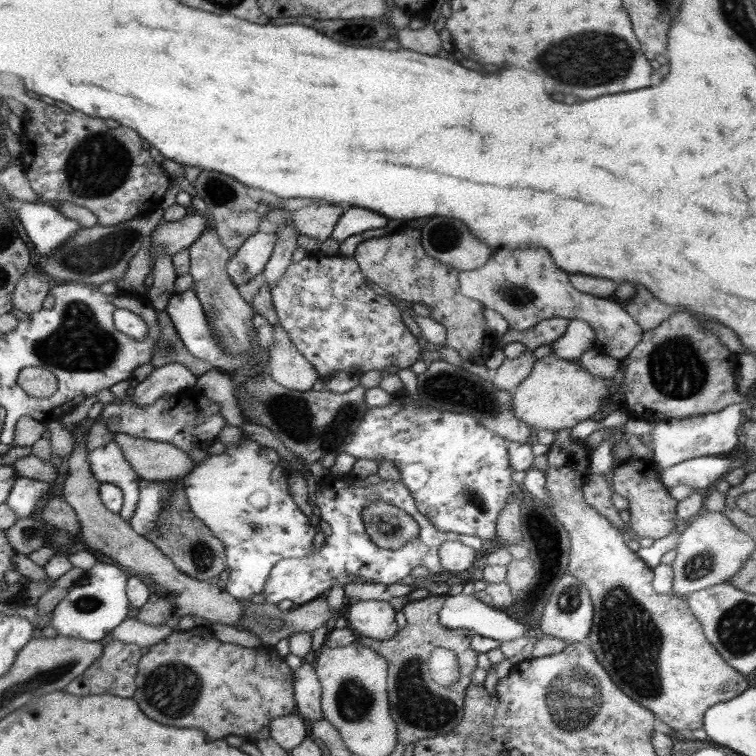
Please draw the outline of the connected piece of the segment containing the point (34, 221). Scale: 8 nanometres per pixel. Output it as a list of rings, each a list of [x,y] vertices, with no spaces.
[[[16,198],[12,200],[12,208],[30,242],[31,249],[36,256],[44,256],[57,250],[65,244],[80,229],[80,222],[64,216],[54,203],[49,202],[22,202]]]

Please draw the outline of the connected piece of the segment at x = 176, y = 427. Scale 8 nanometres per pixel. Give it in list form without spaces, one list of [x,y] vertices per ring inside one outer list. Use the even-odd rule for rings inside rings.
[[[188,391],[176,393],[168,398],[160,397],[152,403],[138,405],[130,399],[122,402],[106,403],[101,411],[102,422],[114,433],[124,433],[134,438],[146,438],[154,442],[166,442],[180,448],[182,452],[190,452],[190,448],[207,448],[216,441],[226,421],[222,418],[220,407],[216,401],[206,397],[202,392]],[[113,415],[120,416],[120,421],[109,421]]]

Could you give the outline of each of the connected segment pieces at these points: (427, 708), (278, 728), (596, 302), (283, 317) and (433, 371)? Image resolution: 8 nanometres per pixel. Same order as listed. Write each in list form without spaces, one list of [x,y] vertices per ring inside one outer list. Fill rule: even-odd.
[[[429,595],[427,598],[424,598],[423,600],[409,600],[409,602],[402,608],[401,612],[404,613],[404,616],[406,617],[406,621],[408,621],[408,624],[406,624],[405,628],[402,628],[402,630],[396,632],[392,638],[389,638],[388,640],[384,639],[371,639],[370,637],[365,637],[362,635],[357,635],[357,641],[360,644],[364,644],[367,646],[367,648],[370,648],[374,650],[377,654],[380,654],[388,664],[388,674],[387,674],[387,689],[388,689],[388,703],[390,703],[390,713],[392,716],[392,719],[394,722],[396,722],[397,725],[397,737],[398,737],[398,743],[402,743],[404,746],[406,744],[412,743],[412,741],[416,742],[420,739],[427,739],[432,738],[434,736],[440,736],[443,734],[446,734],[448,732],[451,732],[456,728],[456,726],[460,723],[460,720],[463,718],[463,706],[464,706],[464,696],[466,696],[466,688],[471,684],[472,680],[472,672],[474,672],[474,669],[476,666],[478,666],[478,653],[476,653],[472,648],[470,648],[471,644],[471,638],[472,635],[475,634],[474,631],[470,631],[467,629],[448,629],[445,627],[441,628],[432,628],[432,624],[436,622],[436,624],[440,624],[437,613],[439,612],[439,608],[443,606],[443,603],[445,602],[447,596],[431,596]],[[434,648],[448,648],[449,650],[452,650],[456,657],[458,658],[458,663],[460,665],[460,678],[458,678],[458,682],[454,682],[454,684],[450,684],[448,688],[444,688],[444,686],[440,686],[440,684],[436,684],[434,680],[432,680],[432,676],[430,676],[430,666],[428,666],[428,662],[430,659],[430,654],[432,653],[432,650]]]
[[[296,713],[274,718],[270,723],[270,737],[287,751],[298,746],[307,736],[307,732],[306,720]]]
[[[546,247],[495,249],[495,254],[490,256],[486,264],[461,271],[458,282],[460,292],[464,296],[480,301],[486,309],[498,312],[508,322],[509,328],[516,328],[518,332],[534,328],[541,320],[554,317],[584,320],[596,331],[594,352],[606,354],[613,359],[621,360],[628,356],[644,333],[642,327],[622,308],[620,302],[575,289],[570,282],[569,274],[556,265]],[[512,276],[518,276],[518,290],[522,290],[526,298],[532,294],[532,302],[530,298],[526,302],[520,298],[514,300],[506,294],[512,288]]]
[[[320,253],[288,265],[271,288],[278,322],[322,379],[336,372],[382,372],[390,365],[409,368],[421,358],[421,341],[402,321],[403,309],[374,293],[367,281],[354,257]]]
[[[434,360],[424,374],[420,374],[417,390],[422,403],[440,412],[458,412],[470,414],[476,418],[484,428],[492,430],[494,434],[512,442],[526,444],[534,442],[535,432],[530,425],[518,419],[512,407],[512,391],[496,387],[491,379],[484,380],[462,366],[452,365],[446,360]]]

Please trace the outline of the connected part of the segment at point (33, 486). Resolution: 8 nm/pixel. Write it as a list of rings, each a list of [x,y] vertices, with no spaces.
[[[19,476],[14,481],[5,503],[14,510],[17,518],[32,517],[38,502],[52,494],[52,484],[42,480],[34,480]]]

